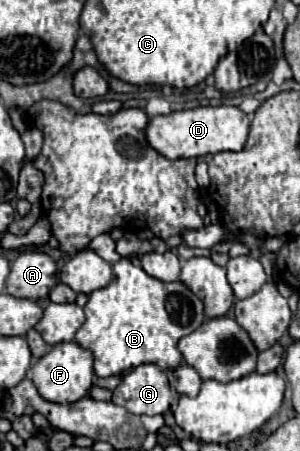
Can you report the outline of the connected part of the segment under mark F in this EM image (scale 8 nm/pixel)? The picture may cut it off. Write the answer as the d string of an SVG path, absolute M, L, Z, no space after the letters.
M59 343L51 347L51 351L41 357L33 367L33 383L43 399L49 399L53 403L77 403L83 399L91 385L93 385L93 353L89 349L83 349L79 343Z

